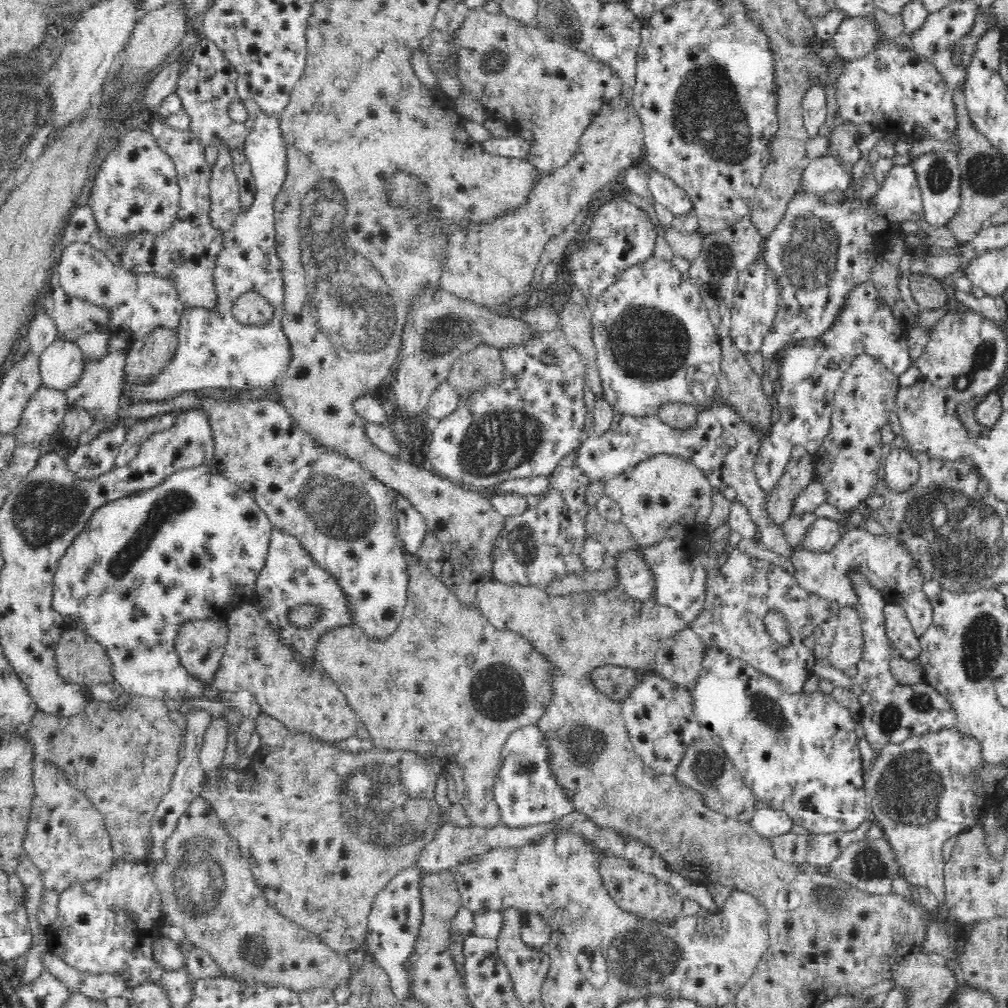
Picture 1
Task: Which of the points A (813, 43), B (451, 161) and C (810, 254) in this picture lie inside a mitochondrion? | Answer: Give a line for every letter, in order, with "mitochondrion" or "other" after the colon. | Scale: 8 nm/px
A: other
B: other
C: mitochondrion

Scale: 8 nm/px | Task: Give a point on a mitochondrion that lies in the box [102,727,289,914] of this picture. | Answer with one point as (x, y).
(162, 748)

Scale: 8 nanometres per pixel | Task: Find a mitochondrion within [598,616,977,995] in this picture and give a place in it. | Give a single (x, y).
(909, 789)

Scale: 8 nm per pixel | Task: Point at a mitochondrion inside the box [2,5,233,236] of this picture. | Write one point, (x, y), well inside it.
(36, 87)

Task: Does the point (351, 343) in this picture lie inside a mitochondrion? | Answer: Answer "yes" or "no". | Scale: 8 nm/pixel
yes

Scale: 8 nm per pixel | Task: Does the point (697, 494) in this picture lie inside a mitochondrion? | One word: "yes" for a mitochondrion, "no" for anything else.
no

